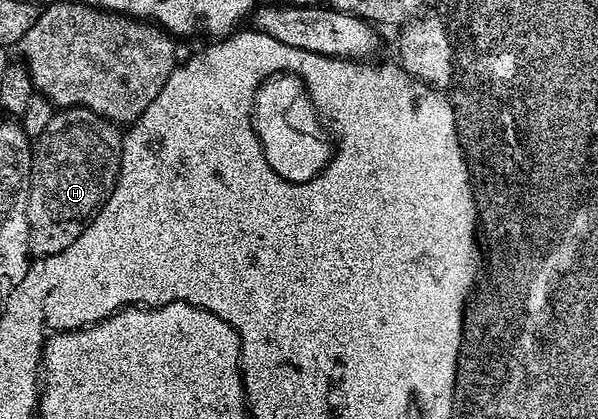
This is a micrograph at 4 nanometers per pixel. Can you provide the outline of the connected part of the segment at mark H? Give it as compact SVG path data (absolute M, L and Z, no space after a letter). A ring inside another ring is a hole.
M66 107L52 114L46 129L34 139L34 146L31 148L32 168L26 201L26 221L30 233L28 249L33 256L43 257L62 253L62 249L74 245L76 238L100 212L102 205L116 187L116 178L120 176L123 144L121 128L90 109Z

